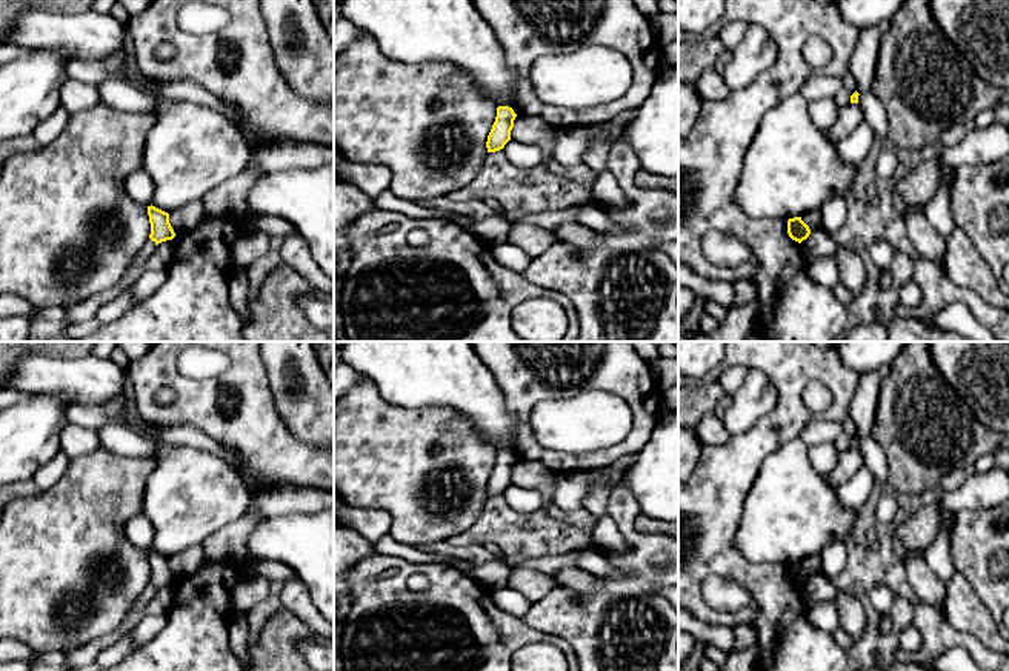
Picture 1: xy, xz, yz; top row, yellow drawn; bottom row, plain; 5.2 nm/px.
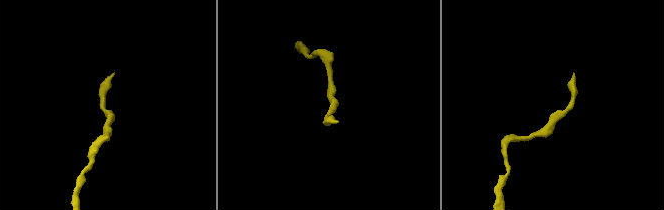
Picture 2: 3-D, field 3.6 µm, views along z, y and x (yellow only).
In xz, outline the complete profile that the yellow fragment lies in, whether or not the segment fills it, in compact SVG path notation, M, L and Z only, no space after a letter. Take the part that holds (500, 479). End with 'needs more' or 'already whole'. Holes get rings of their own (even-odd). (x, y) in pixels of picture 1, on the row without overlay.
M498 451L497 462L492 469L492 474L488 480L486 492L488 497L495 497L504 492L511 485L511 476L514 472L514 465L517 459L509 451Z | already whole

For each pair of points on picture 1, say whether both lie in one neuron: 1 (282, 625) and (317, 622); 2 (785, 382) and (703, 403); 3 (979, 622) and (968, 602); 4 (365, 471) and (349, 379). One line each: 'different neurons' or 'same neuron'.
1: different neurons
2: different neurons
3: same neuron
4: different neurons

